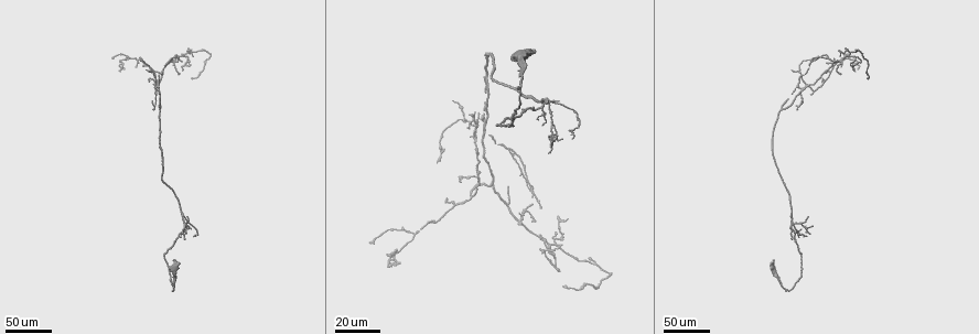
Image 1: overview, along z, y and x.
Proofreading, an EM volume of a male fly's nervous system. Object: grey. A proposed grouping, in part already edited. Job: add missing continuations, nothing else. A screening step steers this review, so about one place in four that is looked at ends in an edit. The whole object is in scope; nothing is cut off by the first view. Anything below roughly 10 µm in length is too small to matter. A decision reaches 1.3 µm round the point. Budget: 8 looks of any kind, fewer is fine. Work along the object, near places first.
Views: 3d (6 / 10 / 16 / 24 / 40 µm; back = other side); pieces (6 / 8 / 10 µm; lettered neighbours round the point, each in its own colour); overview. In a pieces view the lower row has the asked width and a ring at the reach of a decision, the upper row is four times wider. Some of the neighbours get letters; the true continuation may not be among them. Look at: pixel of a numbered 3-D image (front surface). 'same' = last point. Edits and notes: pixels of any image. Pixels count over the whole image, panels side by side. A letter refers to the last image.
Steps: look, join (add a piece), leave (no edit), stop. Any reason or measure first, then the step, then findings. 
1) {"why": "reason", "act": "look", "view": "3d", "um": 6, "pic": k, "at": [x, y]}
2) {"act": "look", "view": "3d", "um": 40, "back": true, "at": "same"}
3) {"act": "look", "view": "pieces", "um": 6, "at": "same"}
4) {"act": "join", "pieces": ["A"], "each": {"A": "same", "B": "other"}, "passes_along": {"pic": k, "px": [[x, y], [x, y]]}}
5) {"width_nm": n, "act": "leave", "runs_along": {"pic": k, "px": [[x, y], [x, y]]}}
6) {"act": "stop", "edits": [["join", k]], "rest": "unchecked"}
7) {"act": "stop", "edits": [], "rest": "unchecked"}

{"why": "free end", "act": "look", "view": "3d", "um": 24, "pic": 1, "at": [165, 65]}

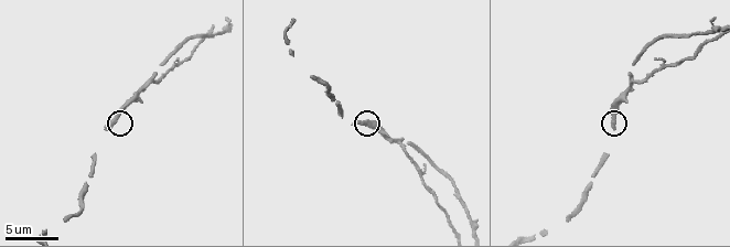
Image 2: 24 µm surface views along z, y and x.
{"why": "see the neighbours", "act": "look", "view": "pieces", "um": 8, "pic": 2, "at": [353, 126]}

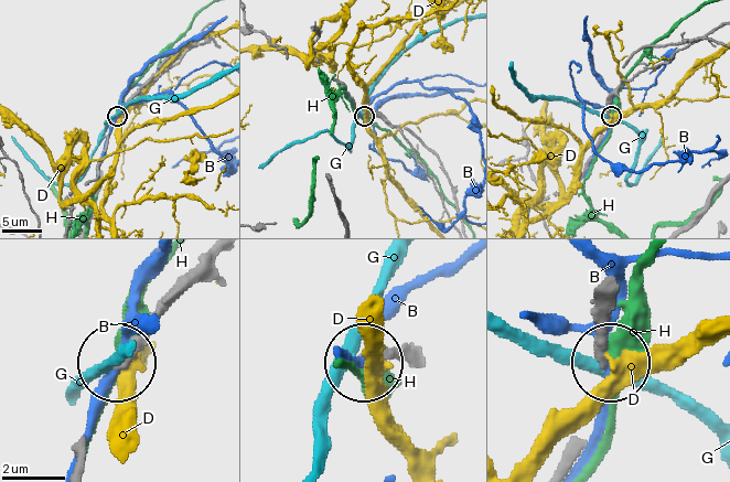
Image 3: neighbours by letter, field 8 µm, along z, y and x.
{"act": "leave", "each": {"B": "other", "D": "other", "G": "other", "H": "other"}, "runs_along": {"pic": 3, "px": [[705, 34], [664, 62], [624, 81], [611, 98], [609, 114]]}, "found": "none of them fits"}

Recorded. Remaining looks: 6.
{"act": "look", "view": "3d", "um": 40, "pic": 1, "at": [532, 204]}

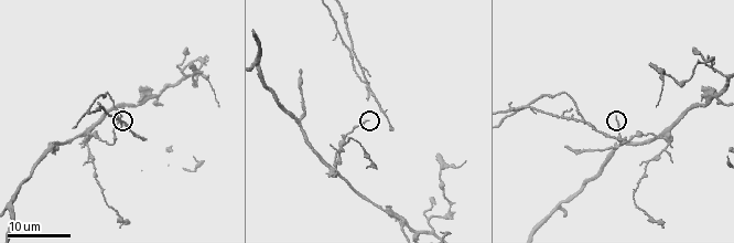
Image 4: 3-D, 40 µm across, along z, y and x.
{"act": "look", "view": "pieces", "um": 8, "pic": 4, "at": [367, 119]}

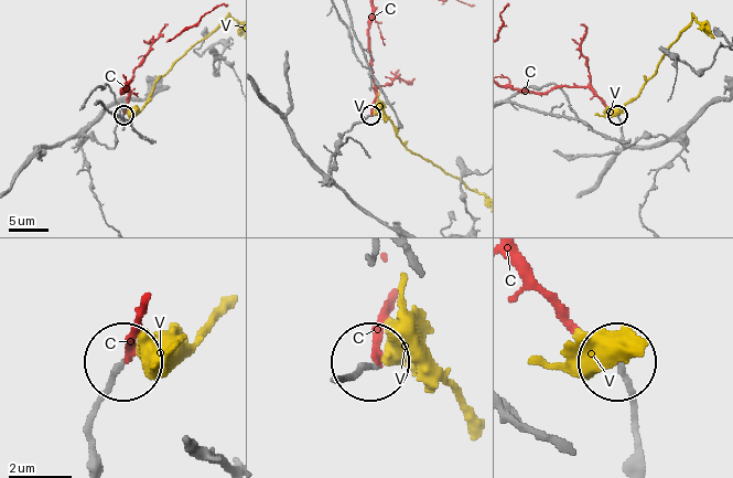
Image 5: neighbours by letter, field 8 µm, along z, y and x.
{"width_nm": 170, "act": "leave", "each": {"C": "other", "V": "other"}, "runs_along": {"pic": 5, "px": [[640, 465], [633, 393], [620, 364]]}, "found": "no lettered piece goes on from it"}

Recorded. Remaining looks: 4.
{"why": "branch stops here", "act": "look", "view": "3d", "um": 40, "pic": 1, "at": [854, 51]}

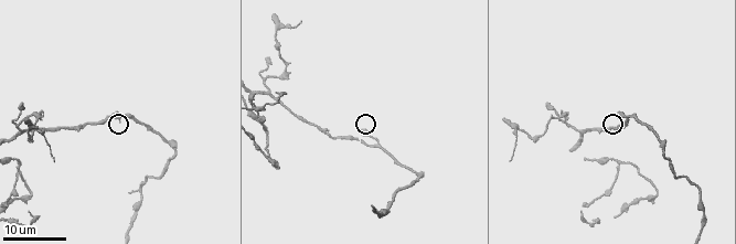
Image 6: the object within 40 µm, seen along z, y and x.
{"act": "look", "view": "pieces", "um": 6, "pic": 6, "at": [360, 130]}

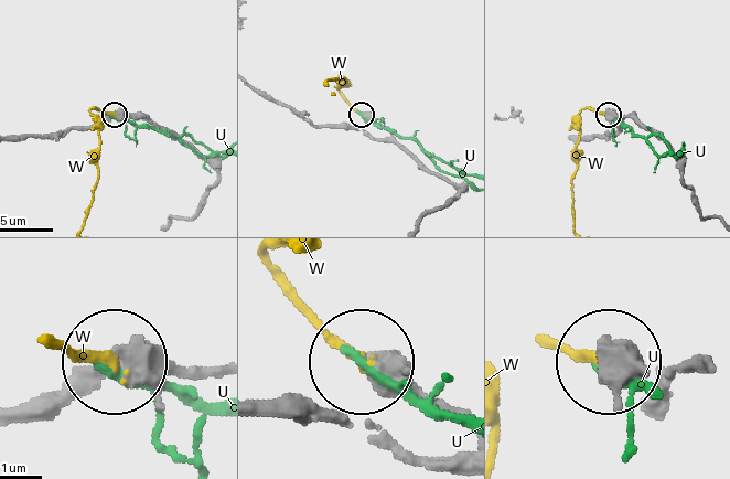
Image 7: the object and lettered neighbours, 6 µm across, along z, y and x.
{"width_nm": 540, "act": "join", "pieces": ["W"], "each": {"U": "other", "W": "same"}, "passes_along": {"pic": 7, "px": [[627, 115], [580, 113], [573, 217]]}, "found": "it goes on there"}

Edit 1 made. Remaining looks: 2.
{"why": "branch stops here", "act": "look", "view": "3d", "um": 16, "pic": 4, "at": [298, 70]}

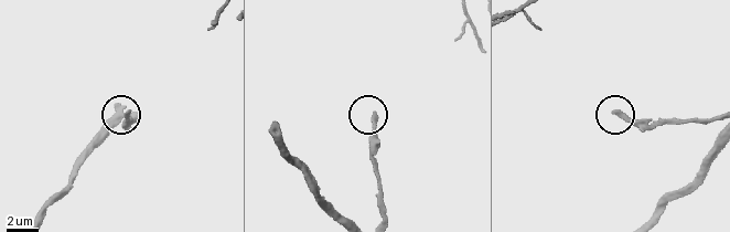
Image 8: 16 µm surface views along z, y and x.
{"act": "look", "view": "pieces", "um": 6, "pic": 8, "at": [373, 116]}

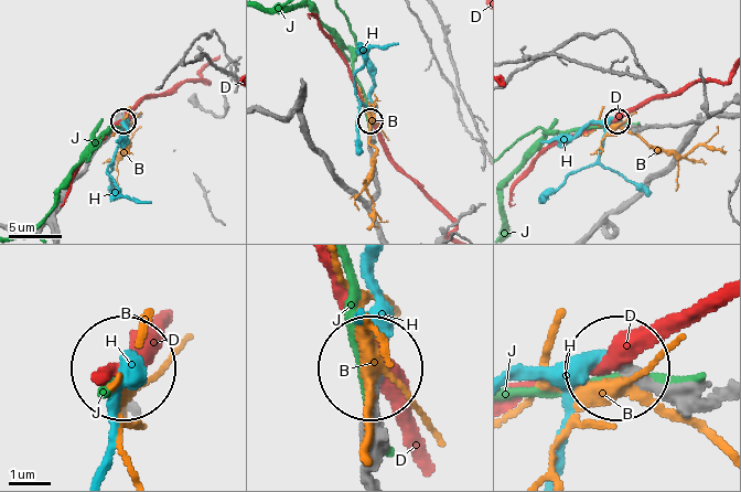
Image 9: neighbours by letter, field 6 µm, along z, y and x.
{"act": "join", "pieces": ["H"], "each": {"B": "other", "D": "other", "H": "same", "J": "other"}, "found": "the neuron continues"}

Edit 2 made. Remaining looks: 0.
{"act": "stop", "edits": [["join", 7], ["join", 9]], "rest": "unchecked"}

